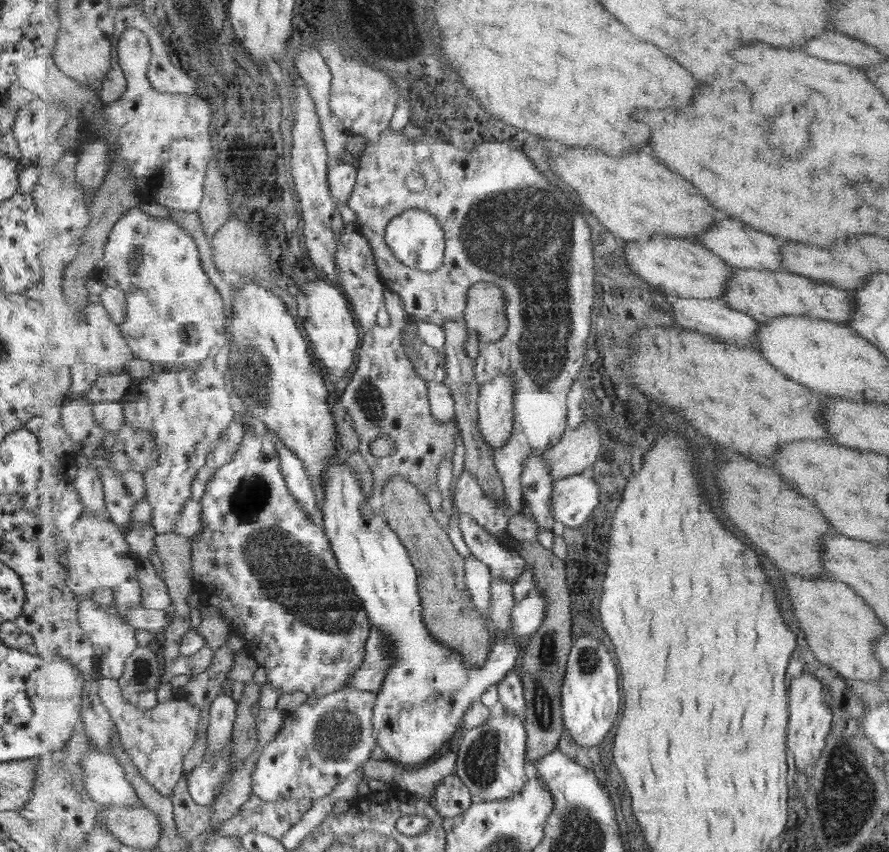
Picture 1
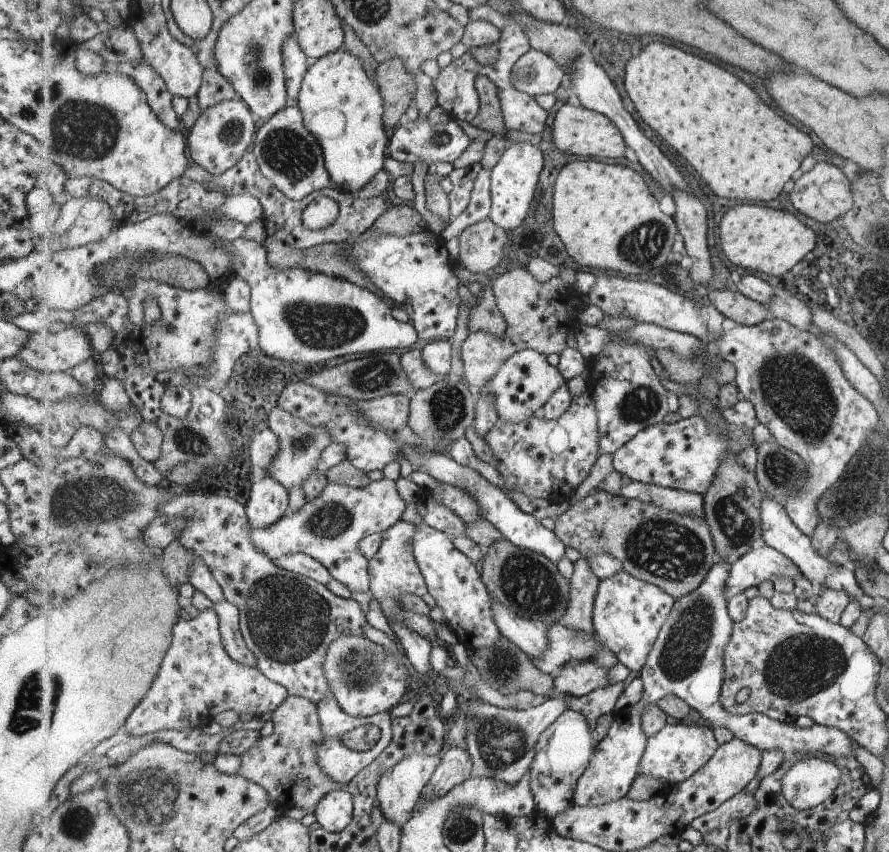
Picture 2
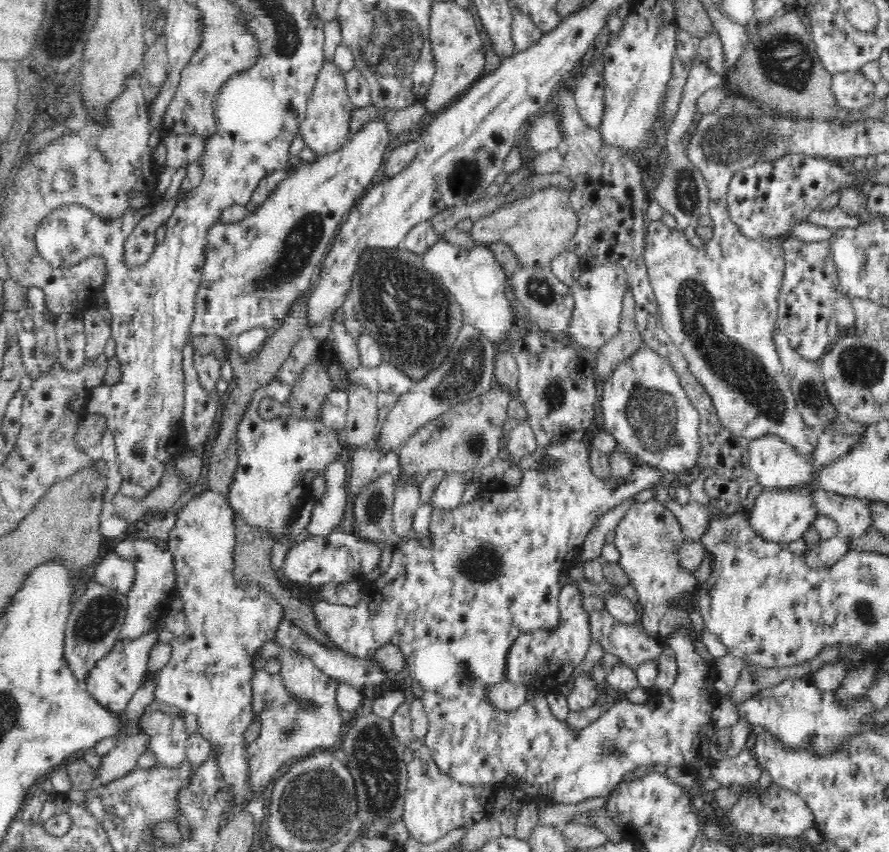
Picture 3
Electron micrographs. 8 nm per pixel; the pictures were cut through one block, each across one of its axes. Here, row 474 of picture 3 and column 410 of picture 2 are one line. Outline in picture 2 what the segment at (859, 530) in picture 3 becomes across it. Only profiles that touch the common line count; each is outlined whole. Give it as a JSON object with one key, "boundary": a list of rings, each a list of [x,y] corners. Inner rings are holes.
{"boundary":[[[413,752],[413,754],[407,754],[393,768],[389,768],[389,772],[385,772],[381,776],[378,787],[378,801],[386,819],[399,824],[401,827],[405,827],[409,820],[412,820],[413,812],[433,774],[437,771],[437,766],[441,764],[441,760],[442,758],[439,758],[437,754]]]}

